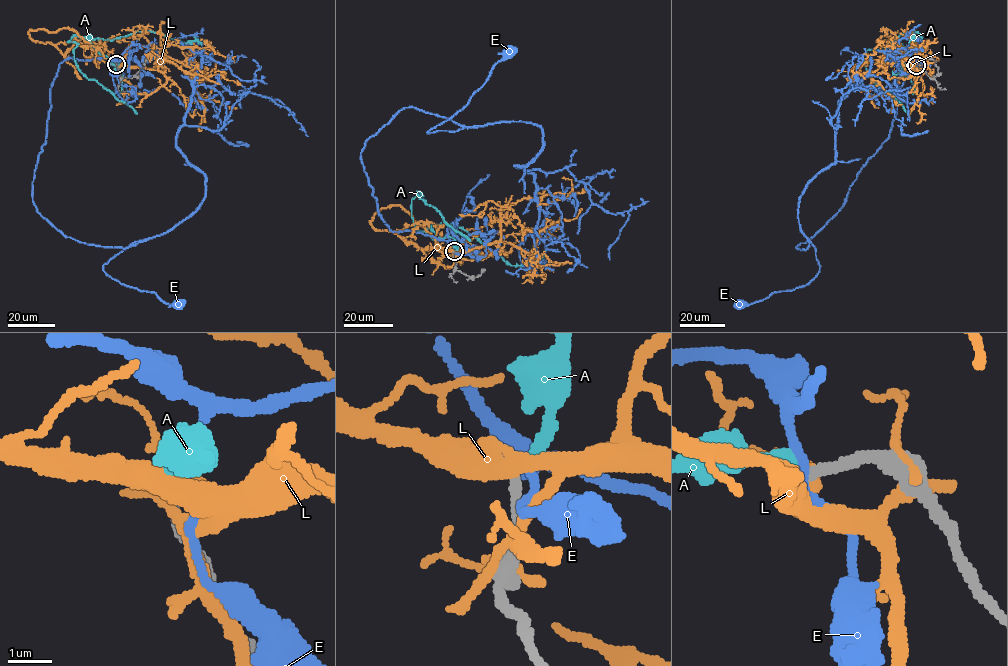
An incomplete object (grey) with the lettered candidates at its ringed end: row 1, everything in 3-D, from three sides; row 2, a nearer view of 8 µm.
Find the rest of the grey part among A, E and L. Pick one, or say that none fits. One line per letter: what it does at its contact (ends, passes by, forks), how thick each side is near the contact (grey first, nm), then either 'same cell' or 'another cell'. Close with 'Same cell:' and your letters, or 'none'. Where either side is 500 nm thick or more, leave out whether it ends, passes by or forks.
A: it ends there; 240 nm thick on the grey side, 280 nm on the other; same cell
E: it passes by; 240 nm thick on the grey side, 200 nm on the other; another cell
L: 240 nm thick on the grey side, 500 nm on the other; another cell
Same cell: A

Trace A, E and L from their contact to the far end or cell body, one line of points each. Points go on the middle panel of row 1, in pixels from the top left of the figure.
A: (454, 251), (452, 237), (434, 239), (413, 223), (411, 200), (422, 194), (417, 191), (470, 240)
E: (454, 251), (433, 236), (392, 231), (360, 152), (404, 107), (467, 127), (427, 132), (461, 110), (507, 51)
L: (453, 251), (399, 205), (381, 208), (370, 221), (425, 250), (447, 246), (483, 260)

